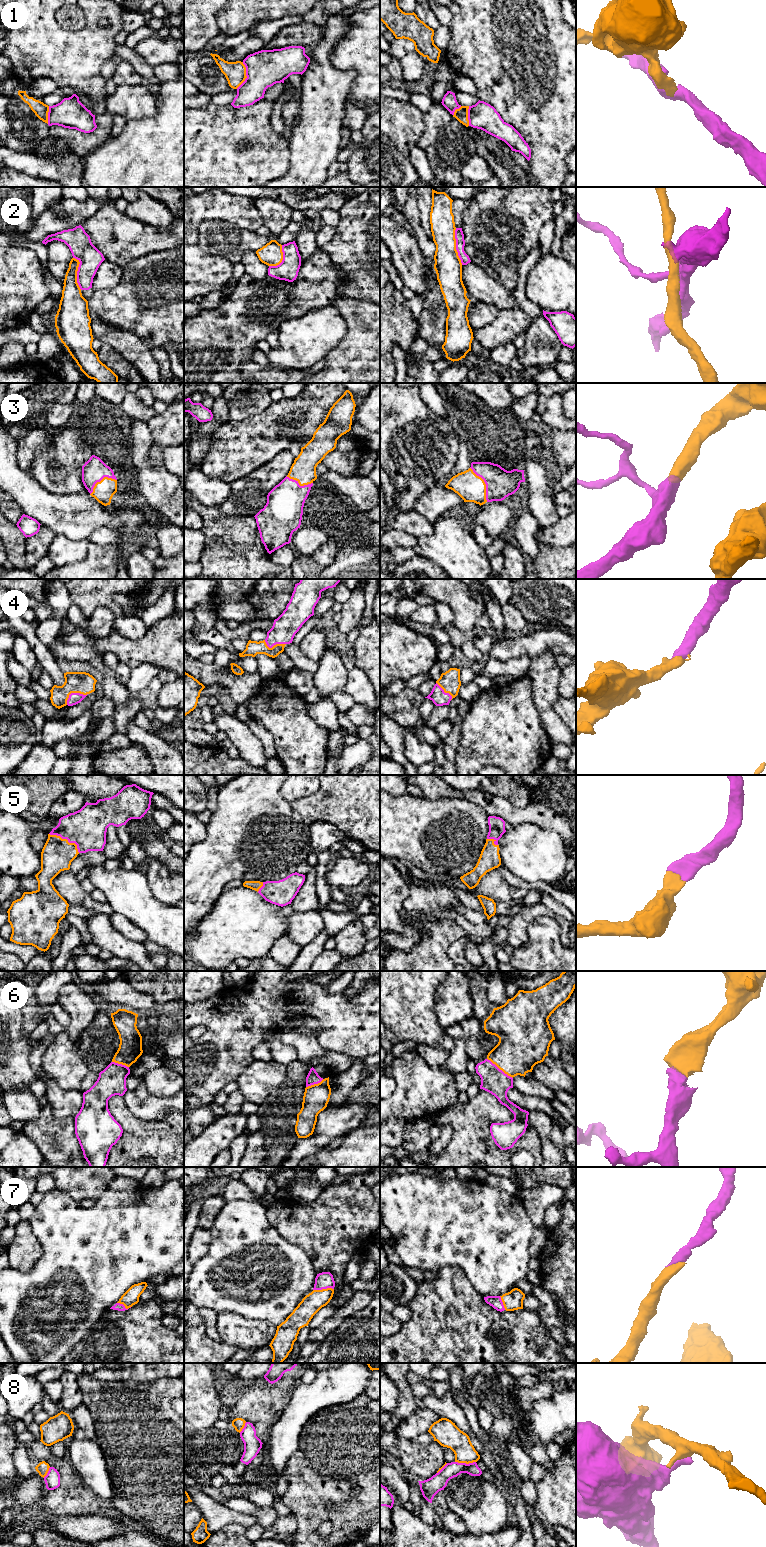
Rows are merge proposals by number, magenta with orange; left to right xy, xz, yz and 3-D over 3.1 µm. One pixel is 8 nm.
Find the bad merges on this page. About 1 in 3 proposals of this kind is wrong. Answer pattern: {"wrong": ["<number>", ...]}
{"wrong": ["1", "2", "8"]}

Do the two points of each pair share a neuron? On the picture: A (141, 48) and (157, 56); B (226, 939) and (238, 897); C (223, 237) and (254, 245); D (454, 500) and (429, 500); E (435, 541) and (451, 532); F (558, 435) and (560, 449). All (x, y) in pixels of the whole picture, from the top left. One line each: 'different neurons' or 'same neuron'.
A: same neuron
B: same neuron
C: same neuron
D: same neuron
E: same neuron
F: same neuron

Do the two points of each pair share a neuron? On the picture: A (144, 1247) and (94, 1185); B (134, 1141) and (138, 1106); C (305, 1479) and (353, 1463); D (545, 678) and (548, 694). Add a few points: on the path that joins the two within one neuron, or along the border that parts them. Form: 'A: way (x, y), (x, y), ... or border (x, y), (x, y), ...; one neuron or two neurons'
A: border (108, 1187), (95, 1202); two neurons
B: border (123, 1097), (133, 1114), (155, 1120); two neurons
C: way (317, 1470), (323, 1469), (329, 1463), (341, 1463); one neuron
D: way (545, 682), (546, 690); one neuron

